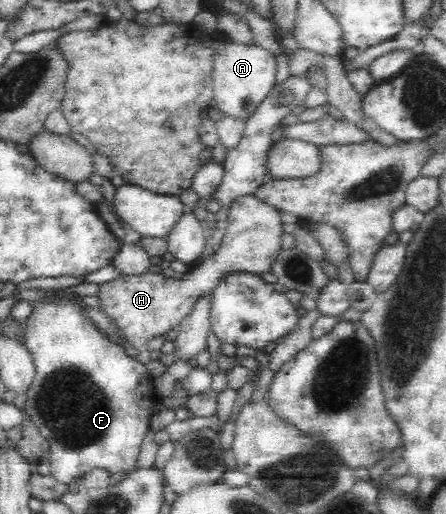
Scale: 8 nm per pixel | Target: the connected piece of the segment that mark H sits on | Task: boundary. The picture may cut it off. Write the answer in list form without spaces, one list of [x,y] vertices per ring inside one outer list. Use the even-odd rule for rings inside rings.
[[[250,193],[232,201],[227,221],[227,229],[219,249],[196,268],[185,272],[182,279],[166,278],[162,274],[148,271],[138,275],[120,274],[112,282],[100,285],[97,296],[102,303],[102,313],[115,321],[125,337],[114,342],[130,343],[139,352],[139,362],[146,365],[151,360],[147,342],[176,329],[202,296],[212,294],[224,274],[248,272],[261,275],[263,272],[270,272],[275,256],[282,250],[280,236],[284,232],[278,210]]]

